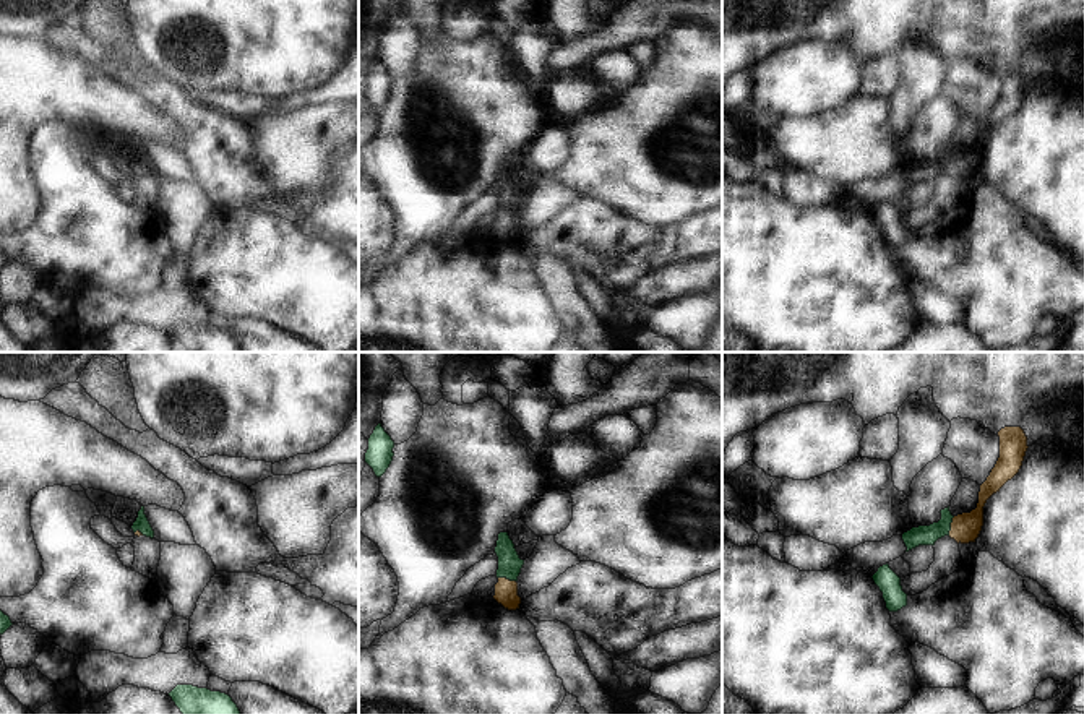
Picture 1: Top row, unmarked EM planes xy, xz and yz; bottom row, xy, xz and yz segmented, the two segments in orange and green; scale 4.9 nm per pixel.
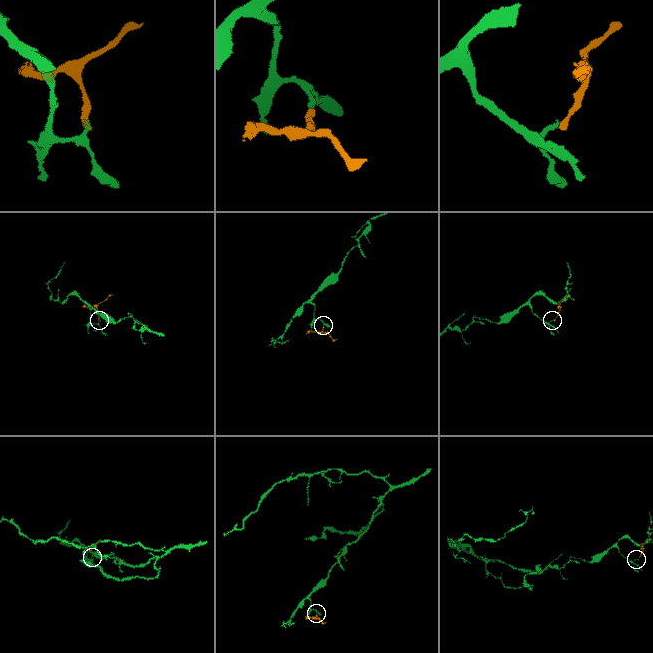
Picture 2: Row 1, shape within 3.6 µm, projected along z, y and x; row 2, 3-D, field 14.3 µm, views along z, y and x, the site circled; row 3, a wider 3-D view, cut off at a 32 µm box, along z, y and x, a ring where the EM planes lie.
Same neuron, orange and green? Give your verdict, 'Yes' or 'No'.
Yes

